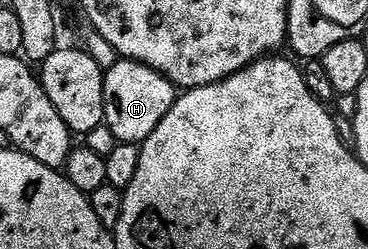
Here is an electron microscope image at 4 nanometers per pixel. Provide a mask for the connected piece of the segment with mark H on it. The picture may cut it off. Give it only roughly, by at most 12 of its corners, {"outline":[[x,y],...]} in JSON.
{"outline":[[118,60],[105,71],[105,125],[145,142],[178,87],[155,68]]}

